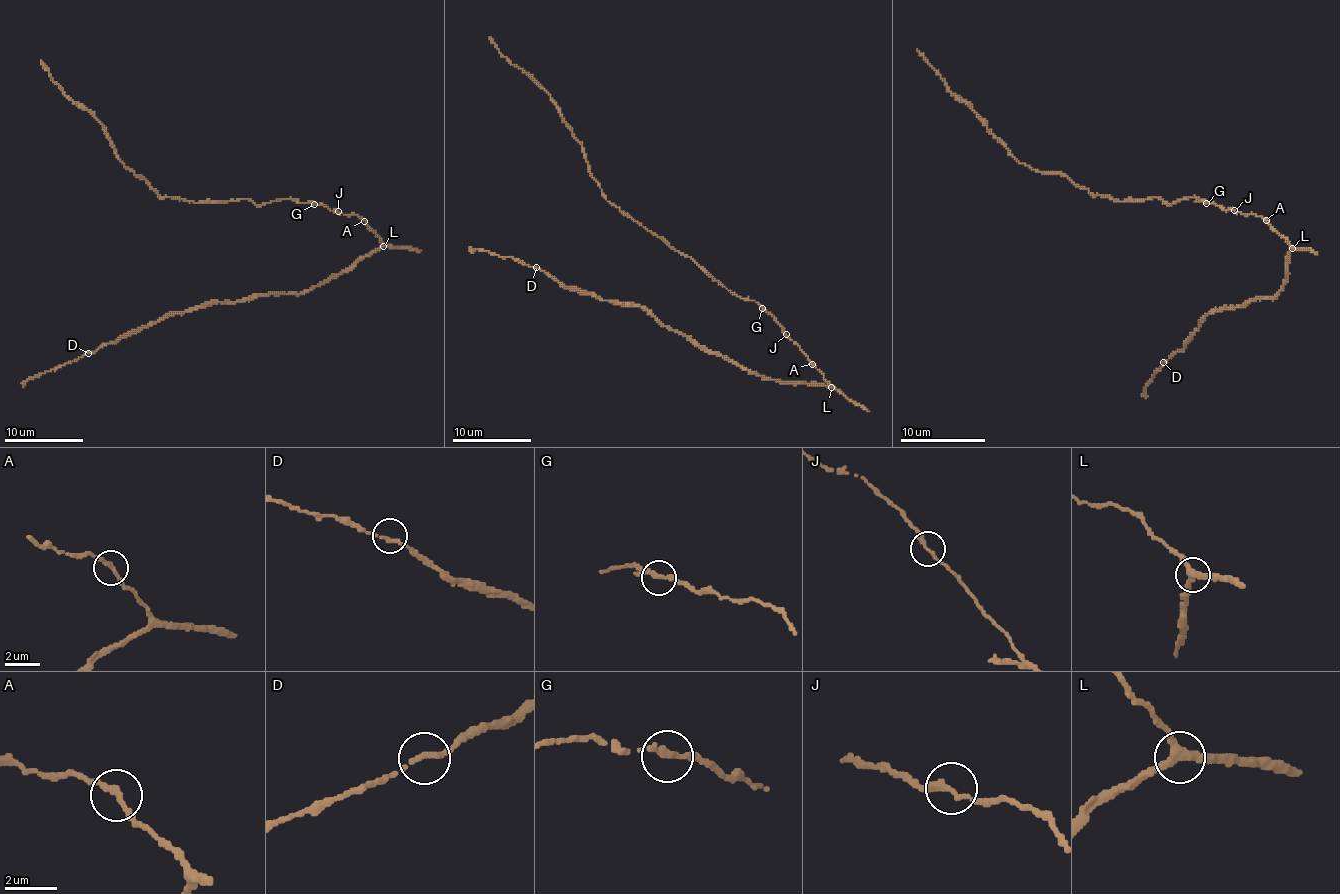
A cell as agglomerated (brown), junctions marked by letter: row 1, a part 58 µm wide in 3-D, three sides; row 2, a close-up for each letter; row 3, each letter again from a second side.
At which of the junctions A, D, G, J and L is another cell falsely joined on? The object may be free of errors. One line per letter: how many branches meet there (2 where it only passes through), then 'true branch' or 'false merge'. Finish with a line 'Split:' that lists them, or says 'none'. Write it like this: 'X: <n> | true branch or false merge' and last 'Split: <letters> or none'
A: 2 | true branch
D: 2 | true branch
G: 2 | true branch
J: 2 | true branch
L: 3 | true branch
Split: none

